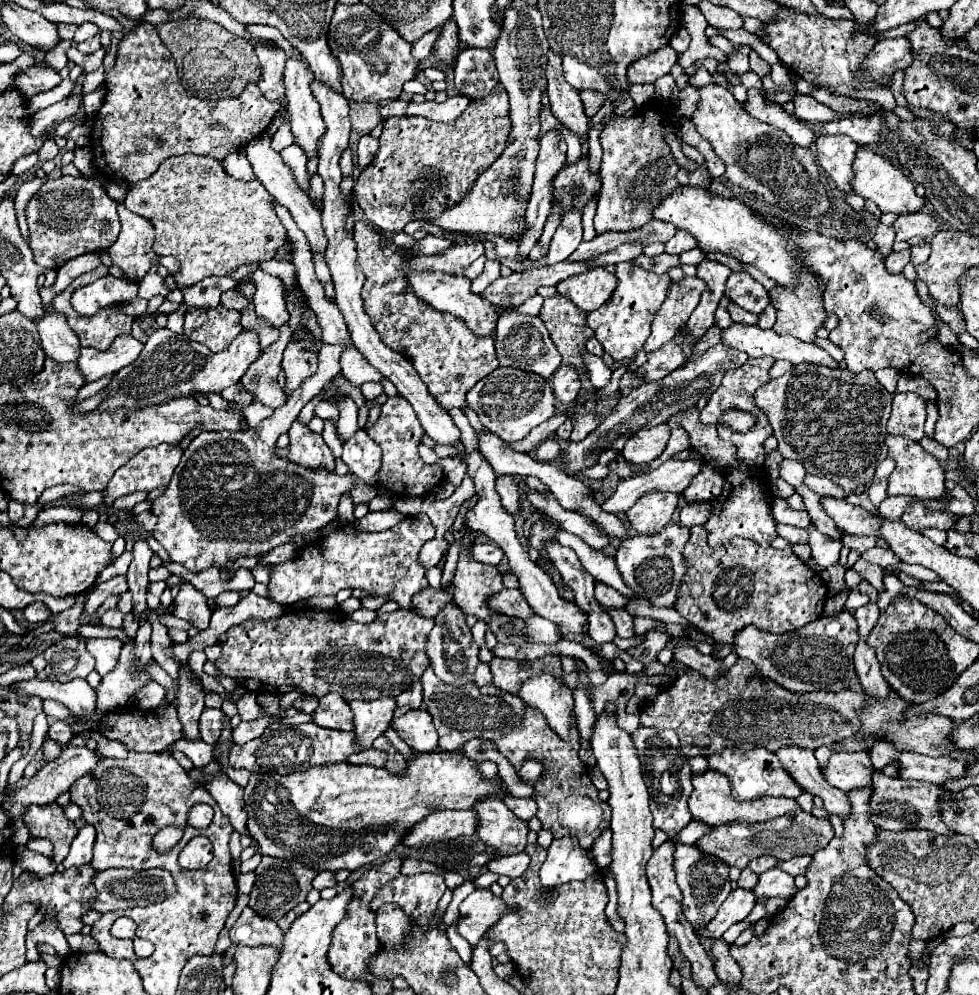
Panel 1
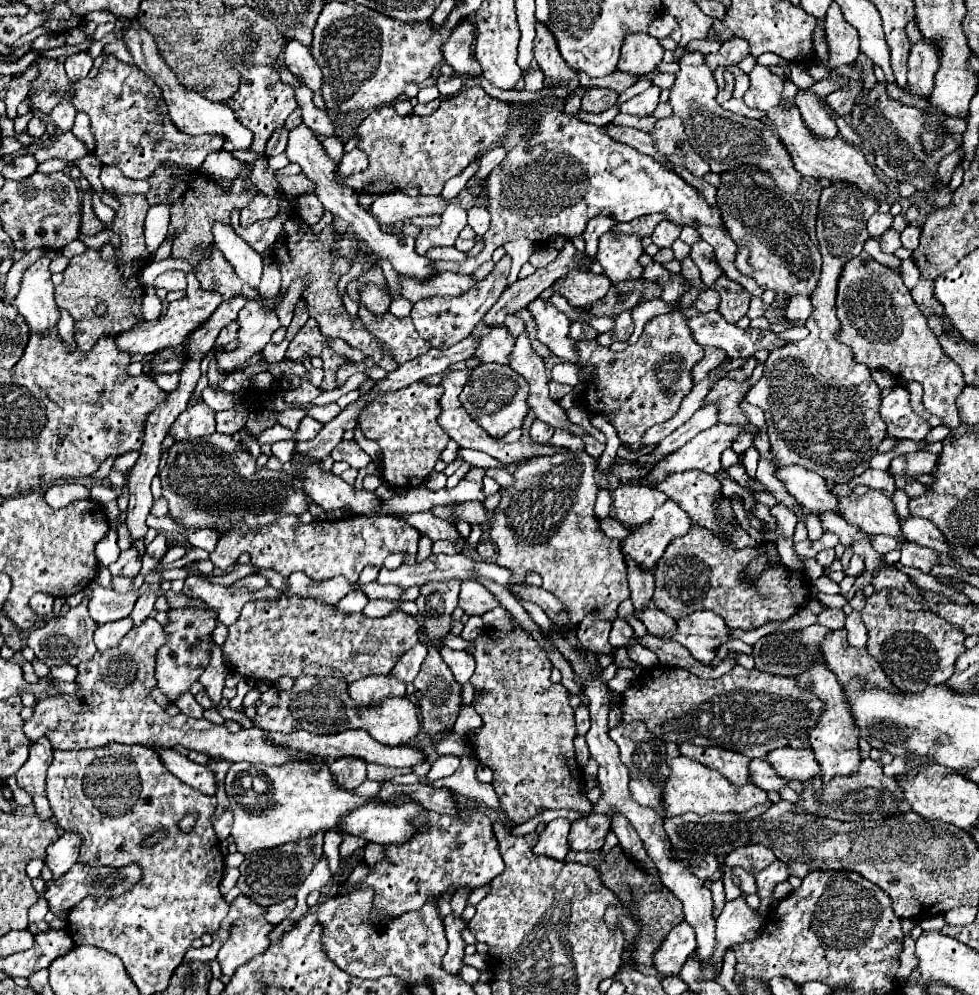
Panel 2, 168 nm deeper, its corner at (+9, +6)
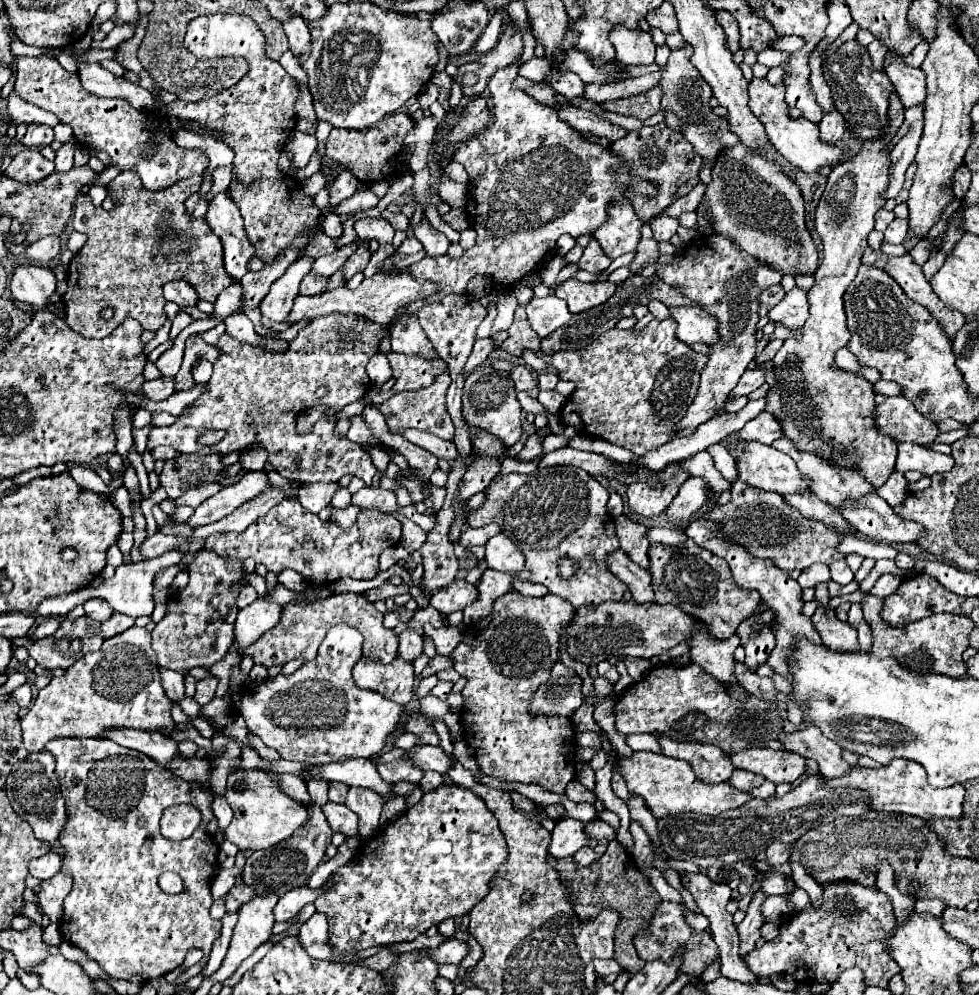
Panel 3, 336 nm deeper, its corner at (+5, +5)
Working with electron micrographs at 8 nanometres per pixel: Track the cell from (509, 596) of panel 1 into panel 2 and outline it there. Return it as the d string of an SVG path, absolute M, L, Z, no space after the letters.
M462 581L462 589L458 595L458 607L464 609L466 615L484 615L486 611L500 605L490 591L478 581Z

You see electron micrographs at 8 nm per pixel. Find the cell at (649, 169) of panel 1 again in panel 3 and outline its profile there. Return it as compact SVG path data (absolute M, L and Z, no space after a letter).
M596 238L590 240L590 244L584 248L584 254L580 258L580 268L588 270L588 272L602 272L610 266L610 258L606 258L606 254L602 254L600 244L596 242Z

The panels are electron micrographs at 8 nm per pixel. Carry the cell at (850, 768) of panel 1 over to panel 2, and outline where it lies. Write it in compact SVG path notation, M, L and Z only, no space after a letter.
M780 747L770 753L766 753L764 761L778 773L778 777L792 781L808 781L814 779L820 771L820 765L814 759L814 753L810 749L792 749L792 747Z

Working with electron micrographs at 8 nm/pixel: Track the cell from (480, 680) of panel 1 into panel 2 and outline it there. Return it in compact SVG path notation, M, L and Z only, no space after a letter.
M442 647L440 655L460 685L464 685L472 677L472 673L474 673L474 657L472 655L468 655L466 651L452 651L448 647Z

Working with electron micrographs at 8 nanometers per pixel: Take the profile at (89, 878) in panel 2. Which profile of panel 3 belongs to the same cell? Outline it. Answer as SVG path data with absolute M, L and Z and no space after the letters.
M56 874L48 880L40 882L40 910L50 918L52 924L60 922L62 902L72 888L70 874Z

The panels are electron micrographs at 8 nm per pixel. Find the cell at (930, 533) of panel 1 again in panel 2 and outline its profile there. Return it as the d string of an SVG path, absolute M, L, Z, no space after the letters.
M896 489L892 495L892 503L894 503L895 511L900 519L906 519L910 516L908 507L909 498L904 489Z

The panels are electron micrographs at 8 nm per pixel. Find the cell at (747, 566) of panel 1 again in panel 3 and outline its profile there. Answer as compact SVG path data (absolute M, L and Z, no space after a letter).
M692 538L680 546L652 544L650 546L650 574L654 582L654 592L658 604L674 604L682 612L702 618L710 626L714 638L726 640L736 634L736 628L742 620L752 616L760 606L760 594L754 590L740 590L732 580L730 568L722 558L700 548Z

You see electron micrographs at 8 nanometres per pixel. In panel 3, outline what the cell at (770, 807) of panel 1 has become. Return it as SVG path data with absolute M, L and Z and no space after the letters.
M636 752L632 758L622 758L620 772L626 778L628 790L632 794L642 796L646 806L650 806L650 810L656 814L656 818L664 818L680 812L698 812L706 816L716 816L724 810L738 808L754 798L750 792L734 790L734 786L728 782L704 784L702 780L696 778L688 762L664 754L654 754L654 752Z

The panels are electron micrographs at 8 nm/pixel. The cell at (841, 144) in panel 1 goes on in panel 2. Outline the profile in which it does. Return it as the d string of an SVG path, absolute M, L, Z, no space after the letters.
M798 91L794 103L800 109L806 127L812 133L816 133L820 137L836 137L838 135L838 127L836 127L834 119L828 115L822 99L816 97L812 91Z

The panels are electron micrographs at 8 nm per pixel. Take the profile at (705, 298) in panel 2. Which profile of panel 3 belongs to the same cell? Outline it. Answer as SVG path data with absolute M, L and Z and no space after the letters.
M656 274L650 276L650 278L644 278L644 276L630 276L626 278L624 282L620 282L620 286L616 288L616 292L612 294L612 298L609 298L604 304L599 305L586 312L580 312L580 314L574 314L572 320L562 326L562 330L556 330L554 334L550 334L550 338L544 338L542 340L542 354L550 354L554 350L578 350L582 346L588 346L590 342L594 342L598 336L604 332L614 328L620 318L624 316L632 316L632 308L636 304L648 304L650 300L658 300L666 306L694 306L694 302L690 298L686 298L676 286L670 286L666 284L662 278L658 278Z

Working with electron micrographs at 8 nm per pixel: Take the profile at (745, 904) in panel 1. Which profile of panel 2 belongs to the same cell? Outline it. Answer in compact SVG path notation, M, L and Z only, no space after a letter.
M682 921L666 937L666 941L662 943L662 949L658 949L658 953L654 953L654 967L658 969L660 979L680 973L682 965L696 949L696 945L692 945L692 943L694 943L694 929L686 921Z

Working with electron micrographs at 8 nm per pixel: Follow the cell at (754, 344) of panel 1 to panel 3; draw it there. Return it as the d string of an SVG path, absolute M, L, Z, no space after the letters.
M692 306L692 308L670 308L672 318L678 322L678 330L676 336L682 338L682 342L686 344L716 344L720 342L720 334L718 334L718 318L714 318L712 314L708 314L706 310Z

